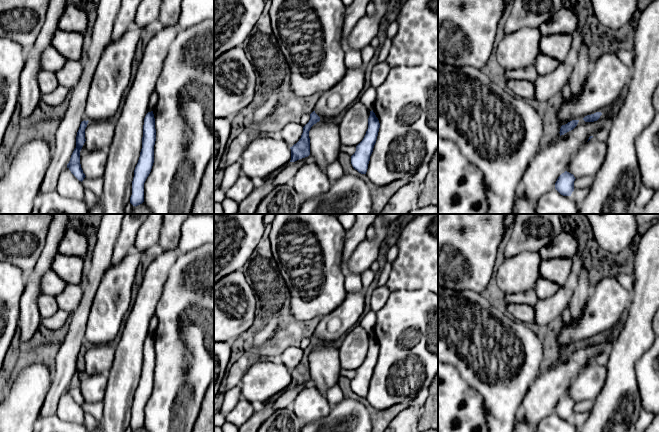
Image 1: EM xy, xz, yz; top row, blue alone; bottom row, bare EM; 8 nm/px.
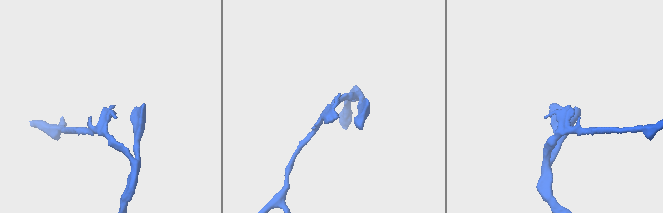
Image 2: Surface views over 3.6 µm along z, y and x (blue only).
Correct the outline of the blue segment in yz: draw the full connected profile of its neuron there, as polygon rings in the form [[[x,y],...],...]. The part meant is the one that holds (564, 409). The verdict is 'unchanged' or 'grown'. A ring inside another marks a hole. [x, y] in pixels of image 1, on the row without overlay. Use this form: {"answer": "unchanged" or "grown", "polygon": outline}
{"answer": "unchanged", "polygon": [[[565,395],[558,401],[555,407],[555,413],[563,420],[571,420],[574,415],[575,403],[573,398]]]}

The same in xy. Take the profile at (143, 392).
{"answer": "unchanged", "polygon": [[[153,335],[144,342],[142,373],[138,387],[134,394],[132,405],[132,419],[130,427],[138,430],[144,426],[144,407],[149,400],[154,387],[154,369],[156,365],[155,342]]]}

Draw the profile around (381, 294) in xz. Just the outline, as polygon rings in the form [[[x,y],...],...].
[[[386,285],[378,286],[371,296],[371,310],[378,312],[387,302],[391,291]]]

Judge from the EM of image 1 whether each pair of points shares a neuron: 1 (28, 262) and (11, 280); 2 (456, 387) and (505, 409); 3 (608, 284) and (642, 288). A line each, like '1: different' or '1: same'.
1: different
2: different
3: different

